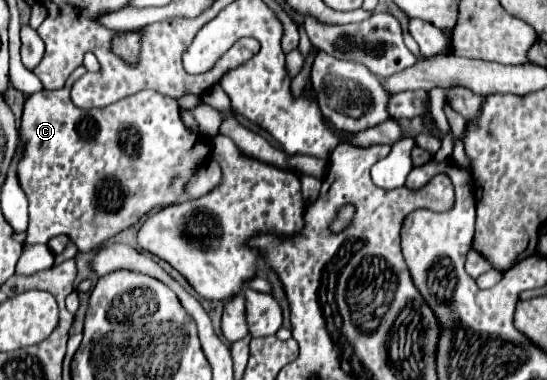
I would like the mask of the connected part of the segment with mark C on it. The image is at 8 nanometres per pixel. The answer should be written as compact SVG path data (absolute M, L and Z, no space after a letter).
M79 66L71 78L65 82L65 86L61 90L41 90L37 94L31 94L27 100L25 100L25 110L23 110L23 120L21 120L21 128L19 128L19 138L23 138L25 142L25 150L21 150L21 158L17 162L17 180L19 180L19 186L23 188L25 196L27 196L27 202L29 202L29 228L27 228L27 238L23 242L23 246L31 246L31 244L47 244L53 236L57 234L67 234L71 236L79 250L81 252L91 252L93 248L97 248L99 244L103 244L105 240L109 240L111 236L115 236L117 232L137 224L145 214L149 214L151 210L157 210L157 208L165 208L165 206L171 206L171 204L177 204L181 200L185 200L185 186L187 182L199 172L199 168L209 160L211 156L211 140L199 132L193 132L189 130L181 116L179 116L179 104L177 100L169 98L169 96L163 96L163 94L135 94L135 96L127 96L115 104L109 104L109 106L103 106L103 108L89 108L89 110L83 110L83 108L77 108L73 102L71 102L71 86L77 78L81 78L85 74L85 66Z

